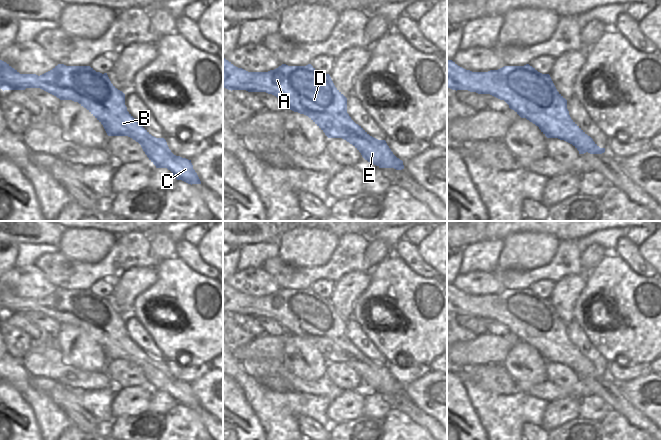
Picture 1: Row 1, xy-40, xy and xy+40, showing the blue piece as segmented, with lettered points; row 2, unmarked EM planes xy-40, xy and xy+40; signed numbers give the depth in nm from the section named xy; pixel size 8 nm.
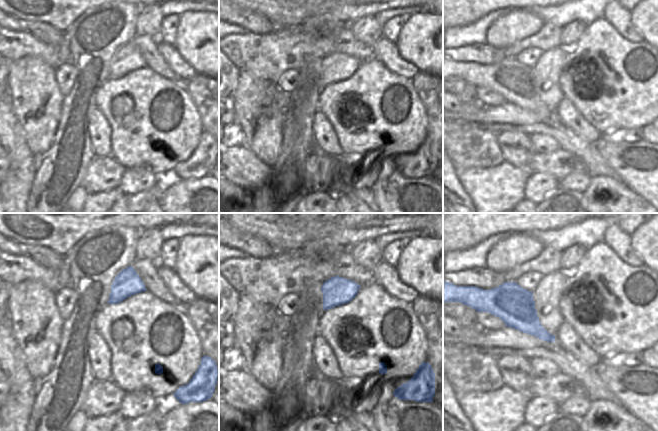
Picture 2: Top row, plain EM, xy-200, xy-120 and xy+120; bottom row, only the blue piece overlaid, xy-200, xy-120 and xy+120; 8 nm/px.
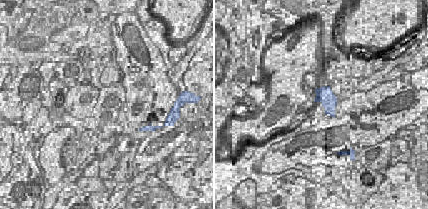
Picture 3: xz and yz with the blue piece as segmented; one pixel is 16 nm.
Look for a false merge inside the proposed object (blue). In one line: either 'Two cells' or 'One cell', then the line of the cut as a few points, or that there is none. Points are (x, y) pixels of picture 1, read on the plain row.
Two cells. Split along xy-40 (172, 377), (161, 389), (156, 390).

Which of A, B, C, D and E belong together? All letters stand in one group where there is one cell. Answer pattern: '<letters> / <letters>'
A B D E / C

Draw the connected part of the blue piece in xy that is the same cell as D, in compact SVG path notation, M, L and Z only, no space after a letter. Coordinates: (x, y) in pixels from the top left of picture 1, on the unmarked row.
M223 281L223 312L231 315L266 316L276 320L285 332L308 340L328 362L346 364L365 384L376 390L388 388L389 383L395 381L385 364L370 360L351 343L347 337L347 322L335 311L329 298L318 296L311 288L306 290L282 288L268 296L248 296L234 290Z

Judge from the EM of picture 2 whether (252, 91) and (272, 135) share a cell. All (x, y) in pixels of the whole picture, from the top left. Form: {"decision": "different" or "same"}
{"decision": "same"}

